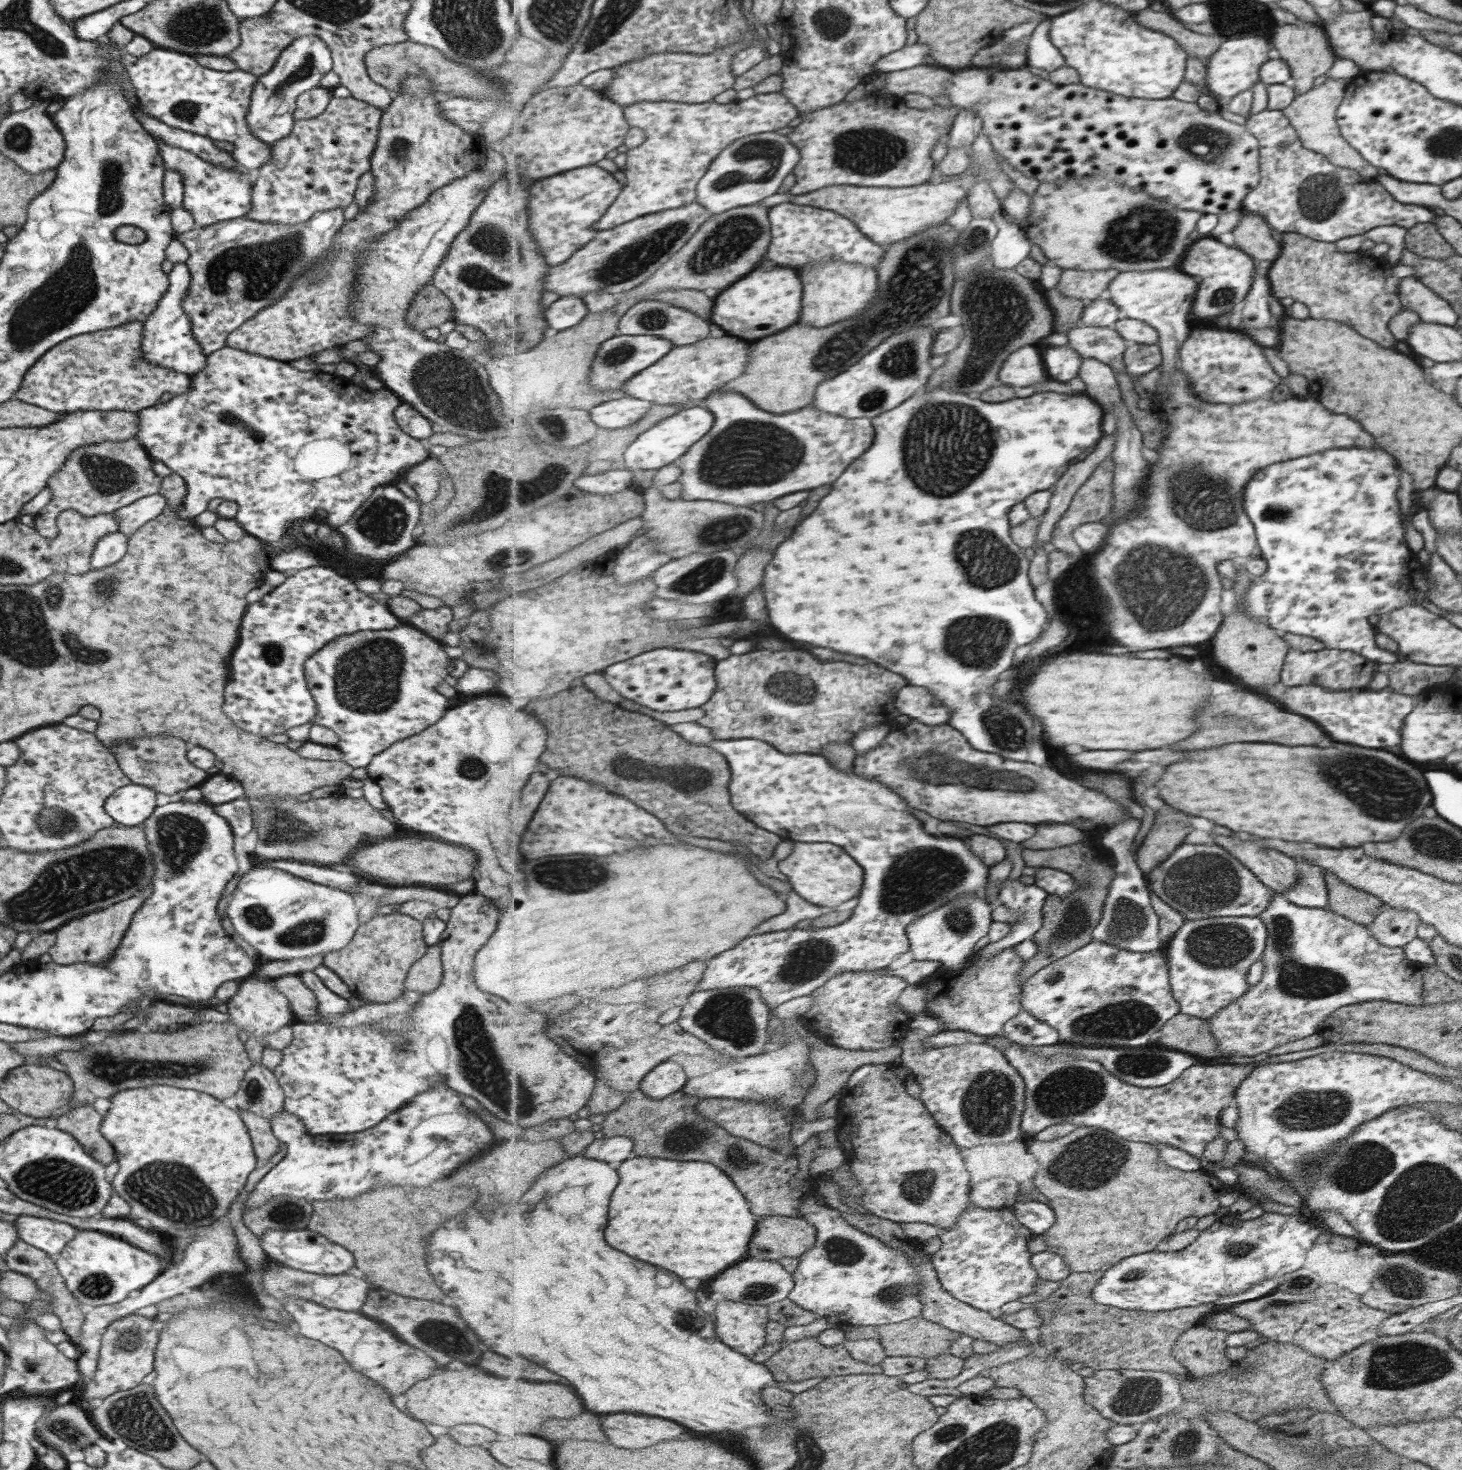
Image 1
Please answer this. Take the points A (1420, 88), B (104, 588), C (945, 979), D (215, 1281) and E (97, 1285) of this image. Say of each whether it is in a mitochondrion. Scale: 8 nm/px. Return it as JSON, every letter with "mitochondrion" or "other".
{"A":"other","B":"mitochondrion","C":"other","D":"other","E":"mitochondrion"}

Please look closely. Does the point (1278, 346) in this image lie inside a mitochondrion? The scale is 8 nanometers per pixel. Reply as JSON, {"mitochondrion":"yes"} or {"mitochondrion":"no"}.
{"mitochondrion":"no"}

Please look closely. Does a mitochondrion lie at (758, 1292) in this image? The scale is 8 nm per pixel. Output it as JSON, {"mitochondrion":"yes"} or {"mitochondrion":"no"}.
{"mitochondrion":"yes"}

